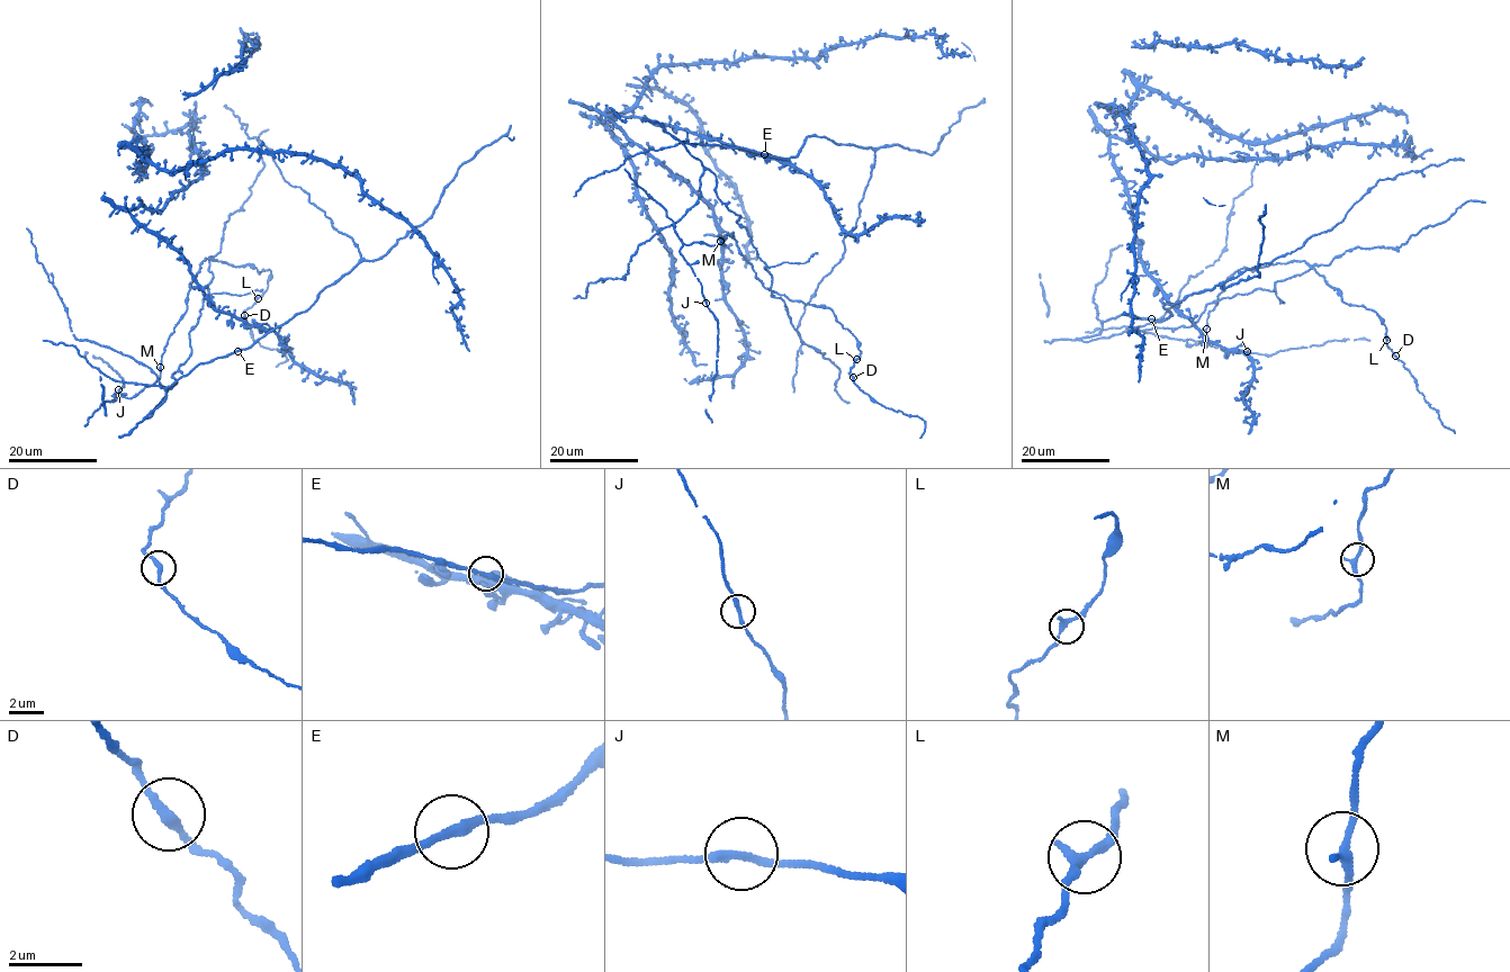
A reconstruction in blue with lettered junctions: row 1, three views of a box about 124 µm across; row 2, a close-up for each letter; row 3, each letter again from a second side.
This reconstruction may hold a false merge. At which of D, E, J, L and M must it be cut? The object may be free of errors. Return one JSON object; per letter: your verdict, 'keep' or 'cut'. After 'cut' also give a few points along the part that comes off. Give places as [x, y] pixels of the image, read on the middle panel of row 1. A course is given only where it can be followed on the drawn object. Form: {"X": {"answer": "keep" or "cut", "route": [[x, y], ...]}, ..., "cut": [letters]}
{"D": {"answer": "keep"}, "E": {"answer": "keep"}, "J": {"answer": "keep"}, "L": {"answer": "keep"}, "M": {"answer": "keep"}, "cut": []}

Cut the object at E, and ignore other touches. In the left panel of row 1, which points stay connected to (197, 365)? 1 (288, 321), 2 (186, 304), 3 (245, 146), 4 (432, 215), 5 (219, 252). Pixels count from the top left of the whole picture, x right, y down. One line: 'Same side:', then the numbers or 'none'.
Same side: 1, 4, 5

